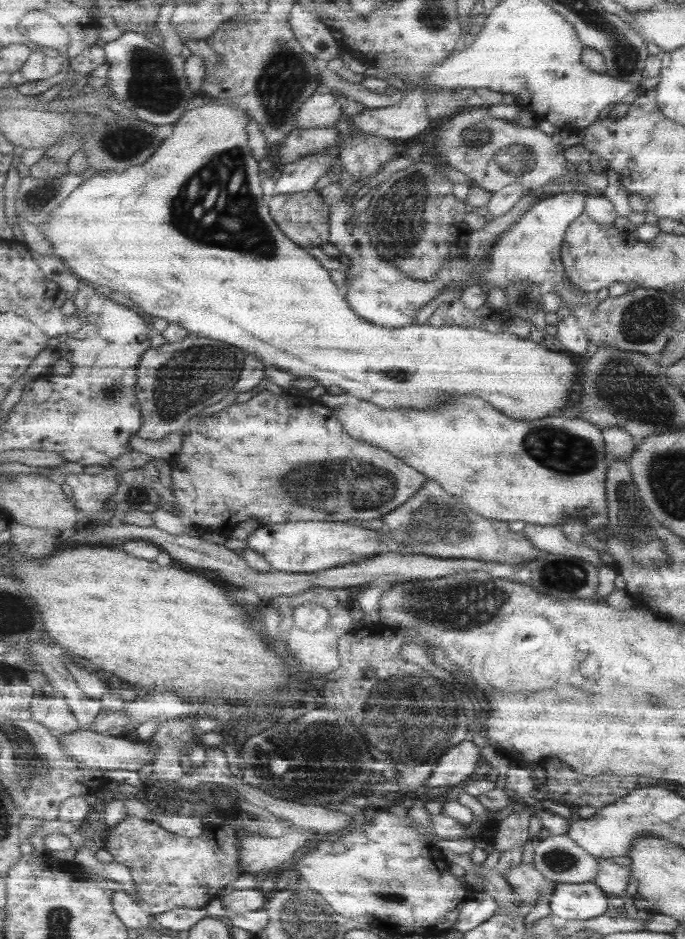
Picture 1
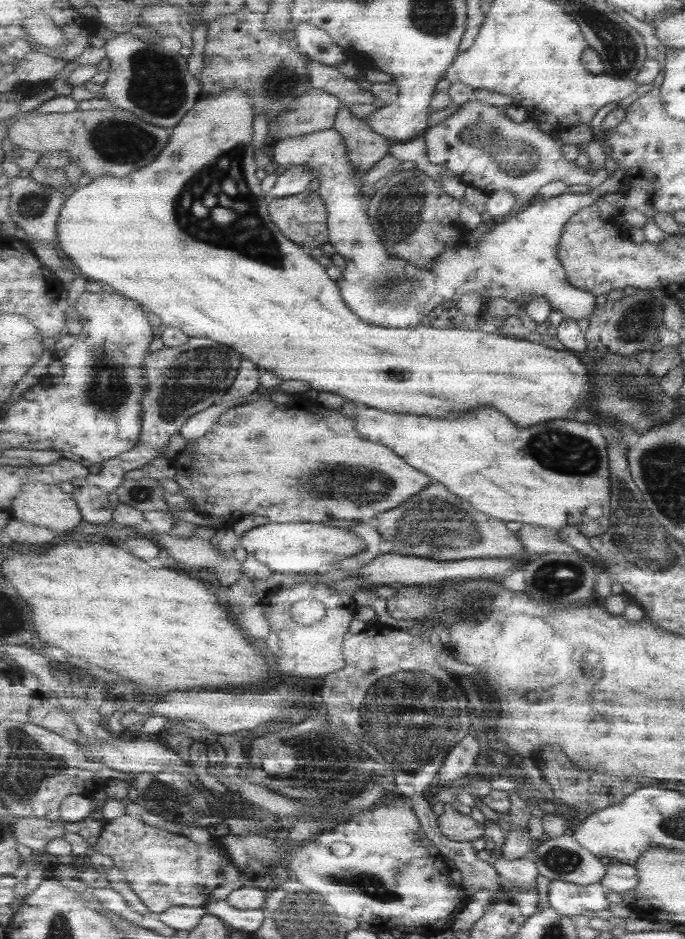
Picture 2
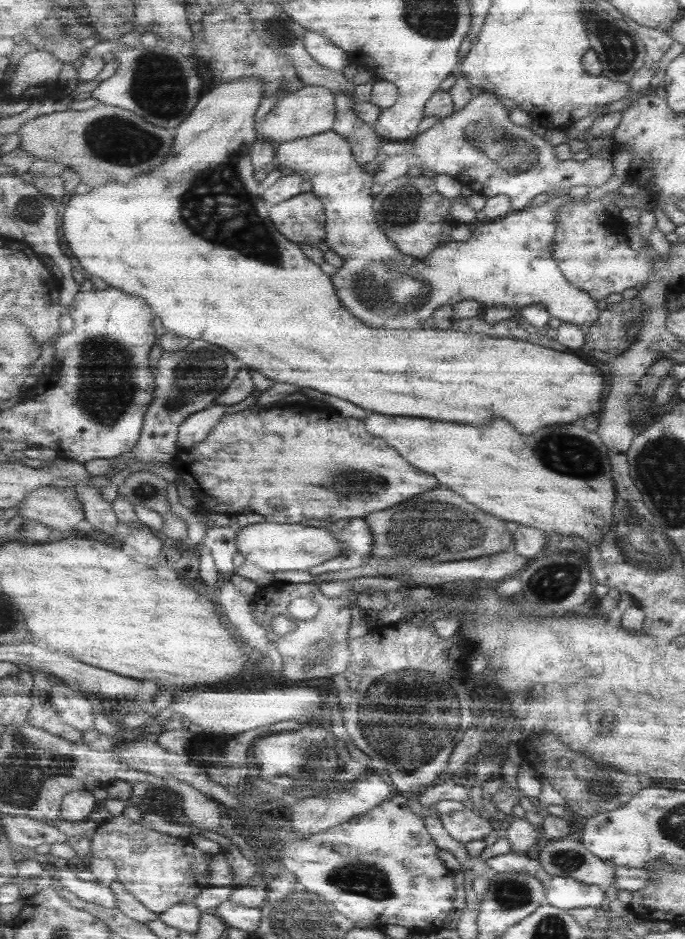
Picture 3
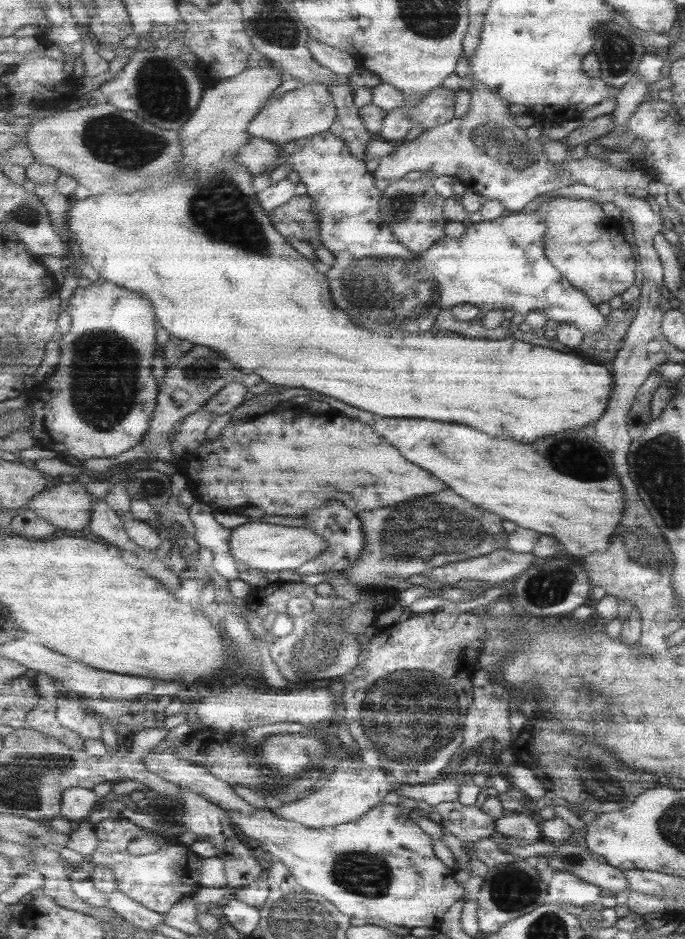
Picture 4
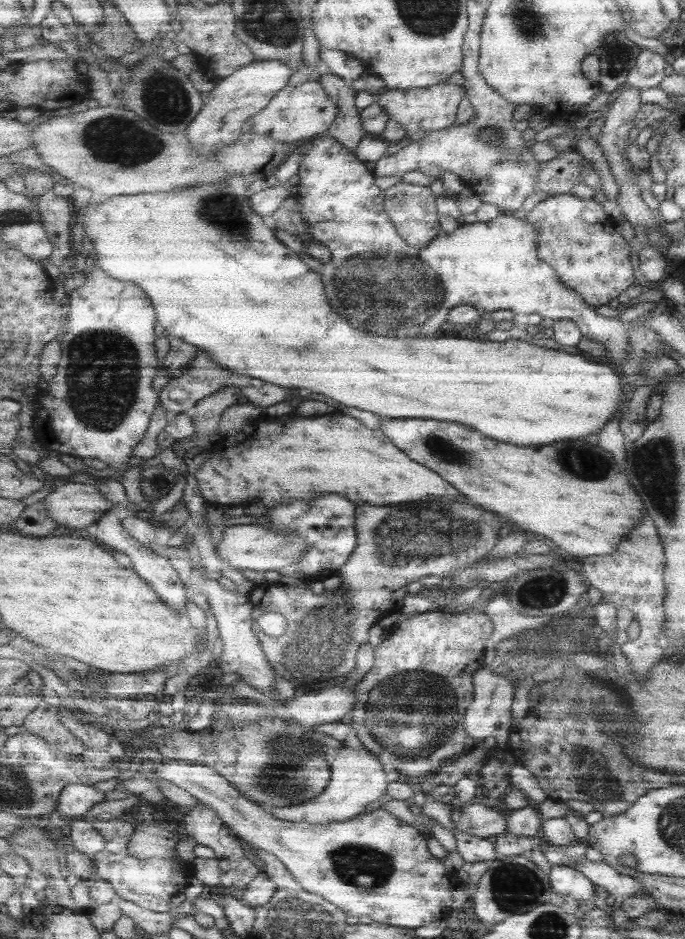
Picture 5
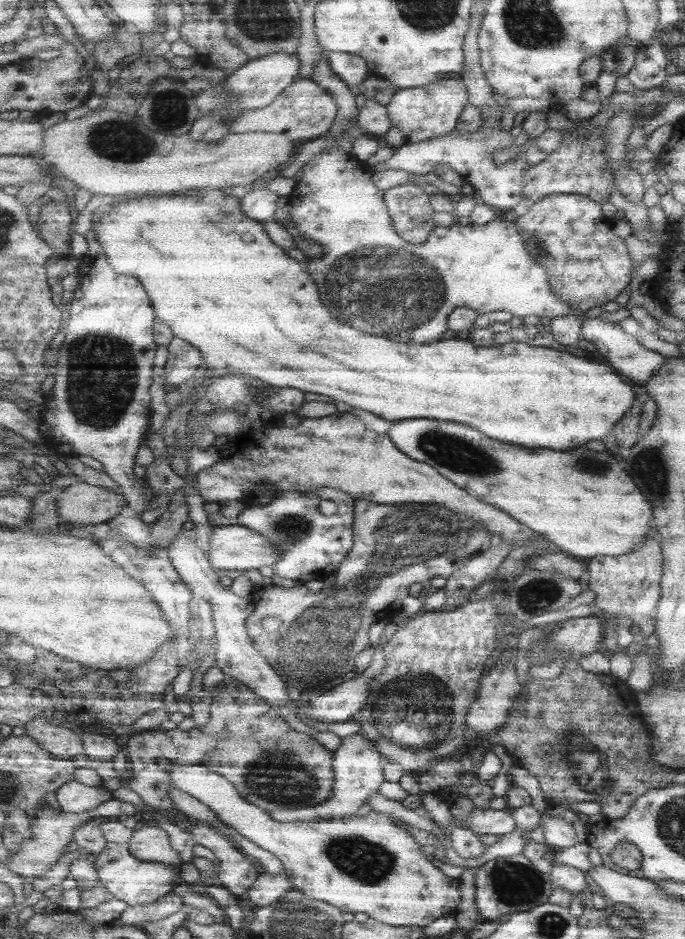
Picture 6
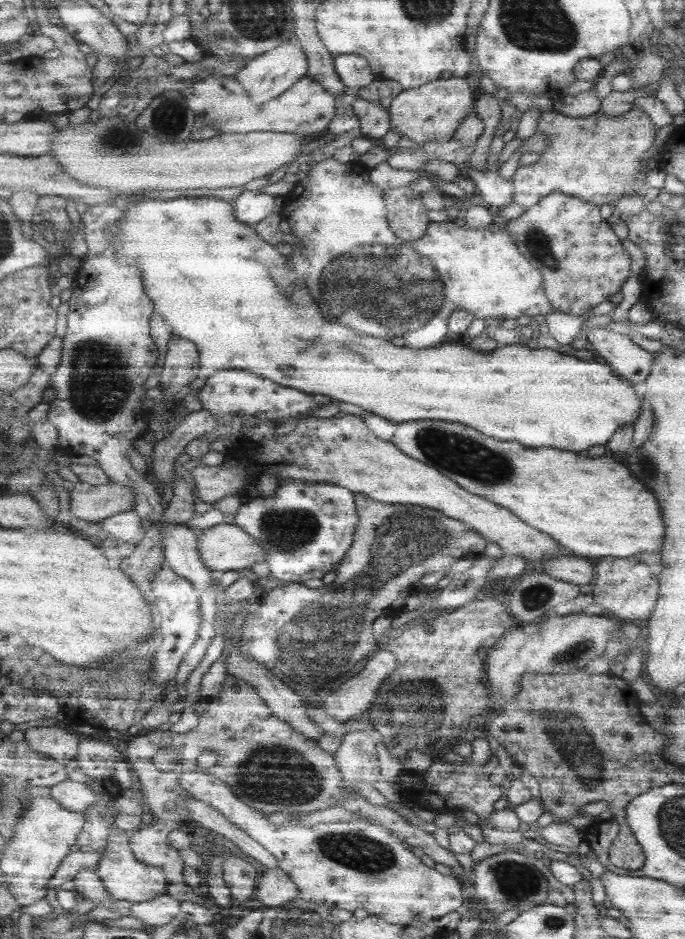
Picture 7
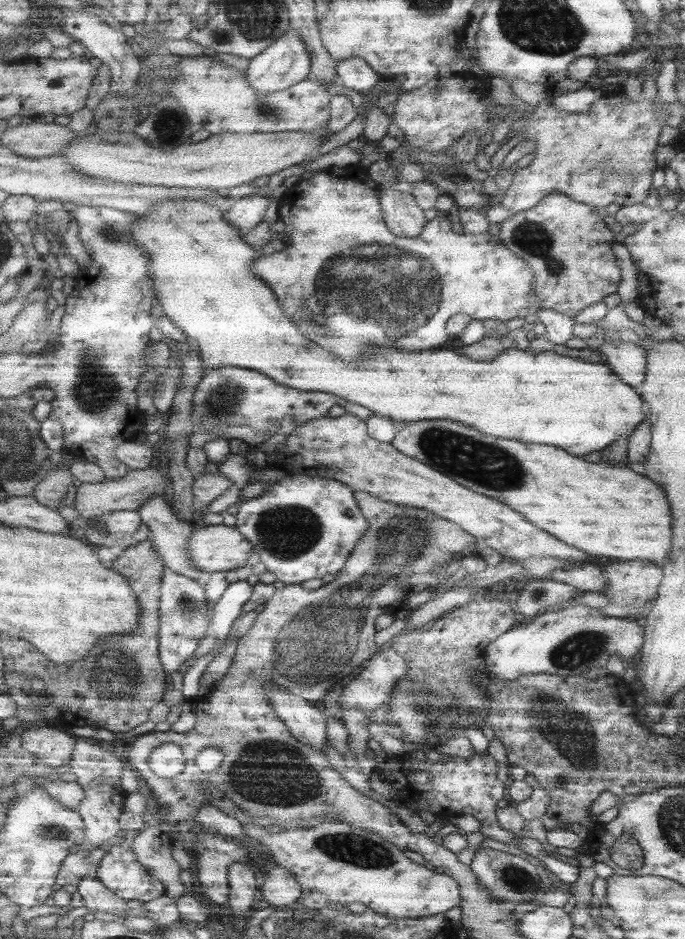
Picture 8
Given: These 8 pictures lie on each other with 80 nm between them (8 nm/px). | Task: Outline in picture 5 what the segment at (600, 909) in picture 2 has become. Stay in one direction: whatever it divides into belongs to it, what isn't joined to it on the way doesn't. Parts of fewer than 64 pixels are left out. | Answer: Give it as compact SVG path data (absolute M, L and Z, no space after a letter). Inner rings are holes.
M557 865L552 867L552 870L549 872L549 875L554 895L559 897L564 896L573 898L579 903L581 901L595 899L595 884L593 884L592 880L589 880L588 876L585 876L575 867Z

